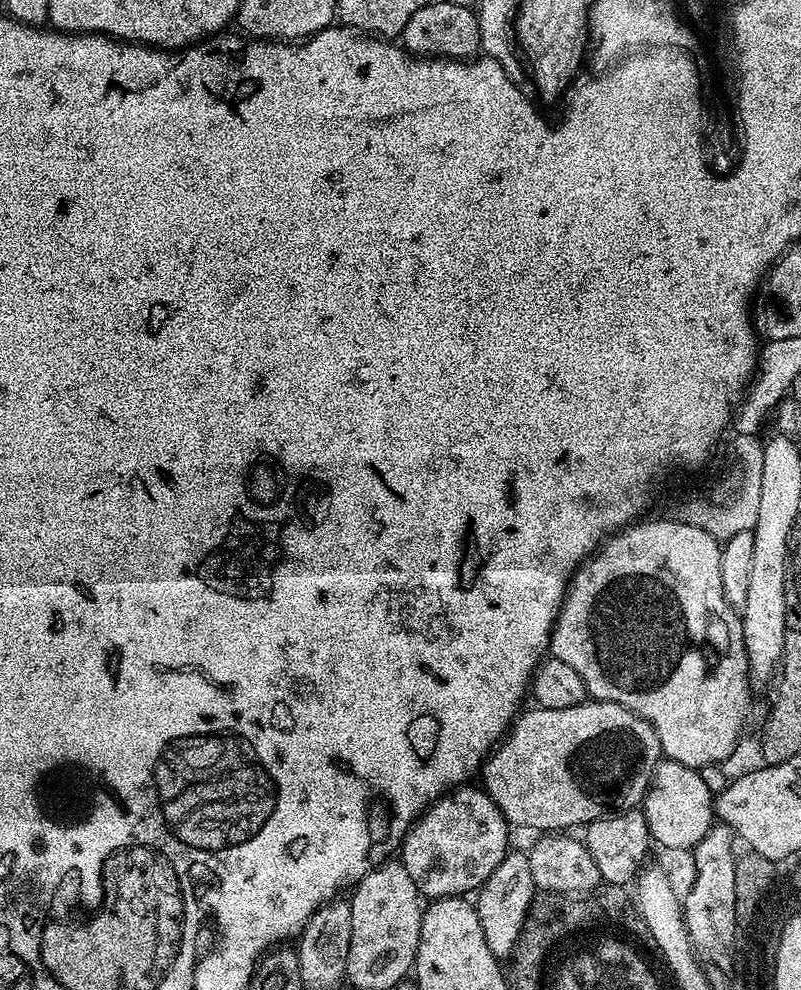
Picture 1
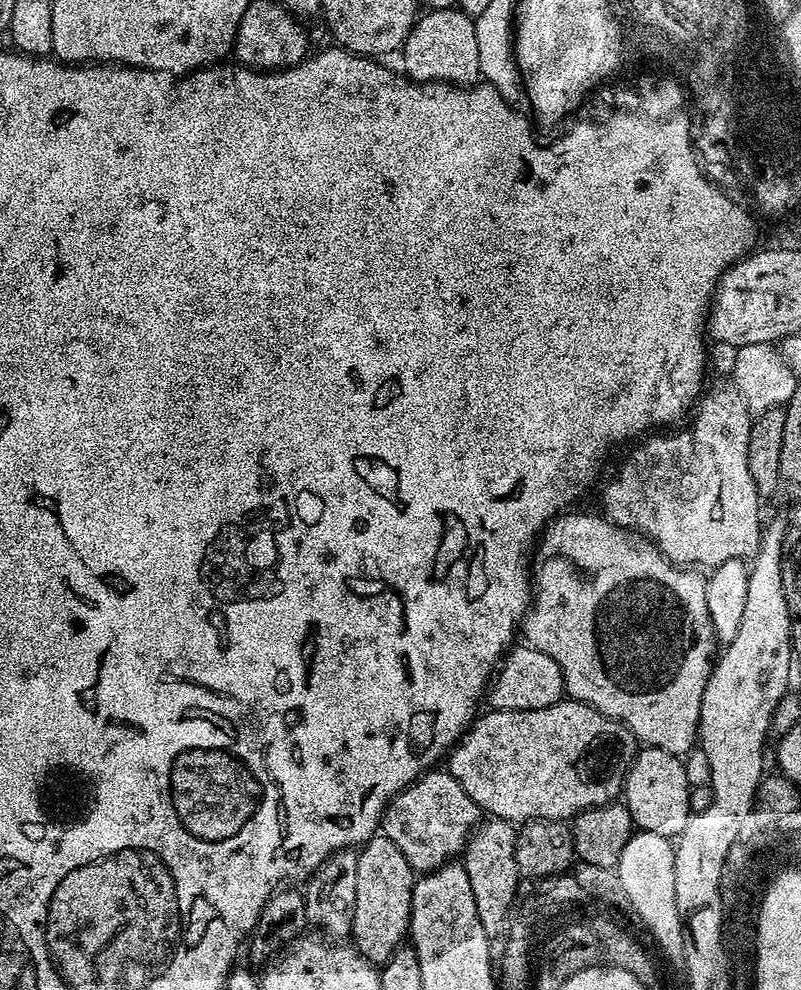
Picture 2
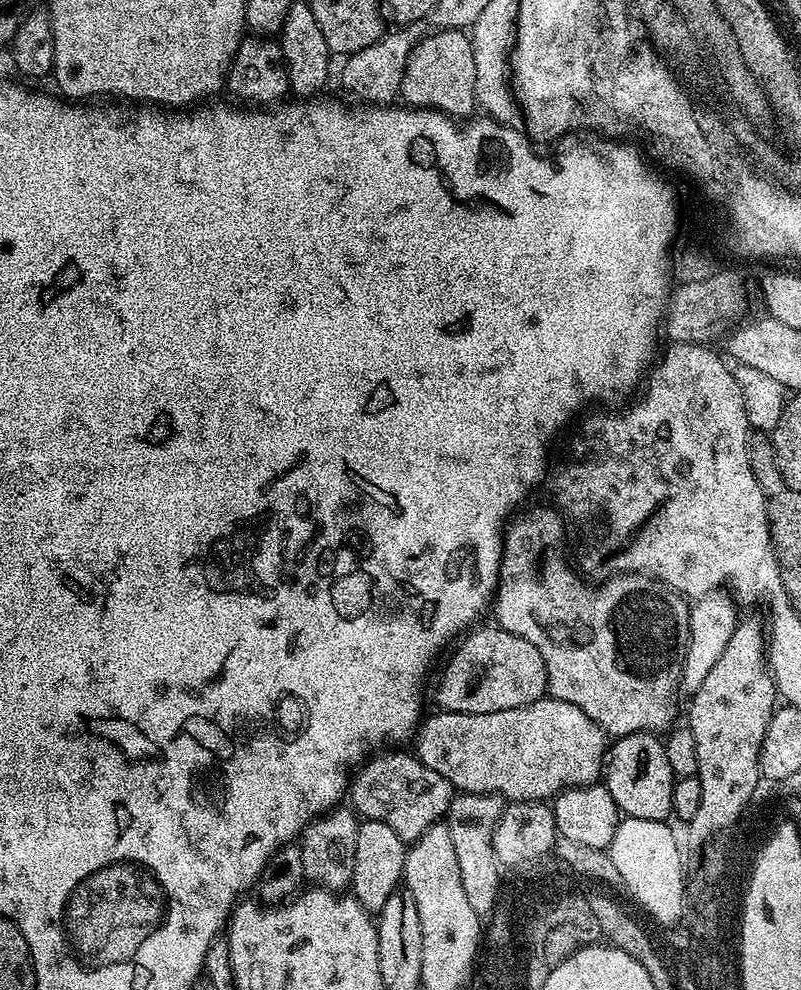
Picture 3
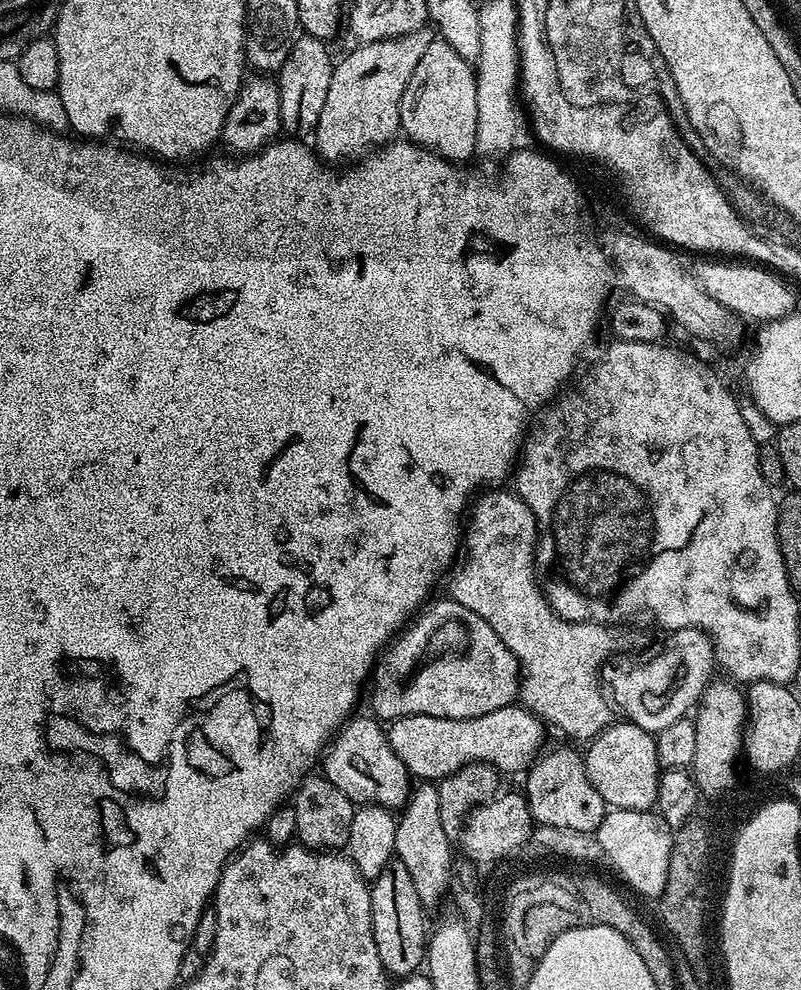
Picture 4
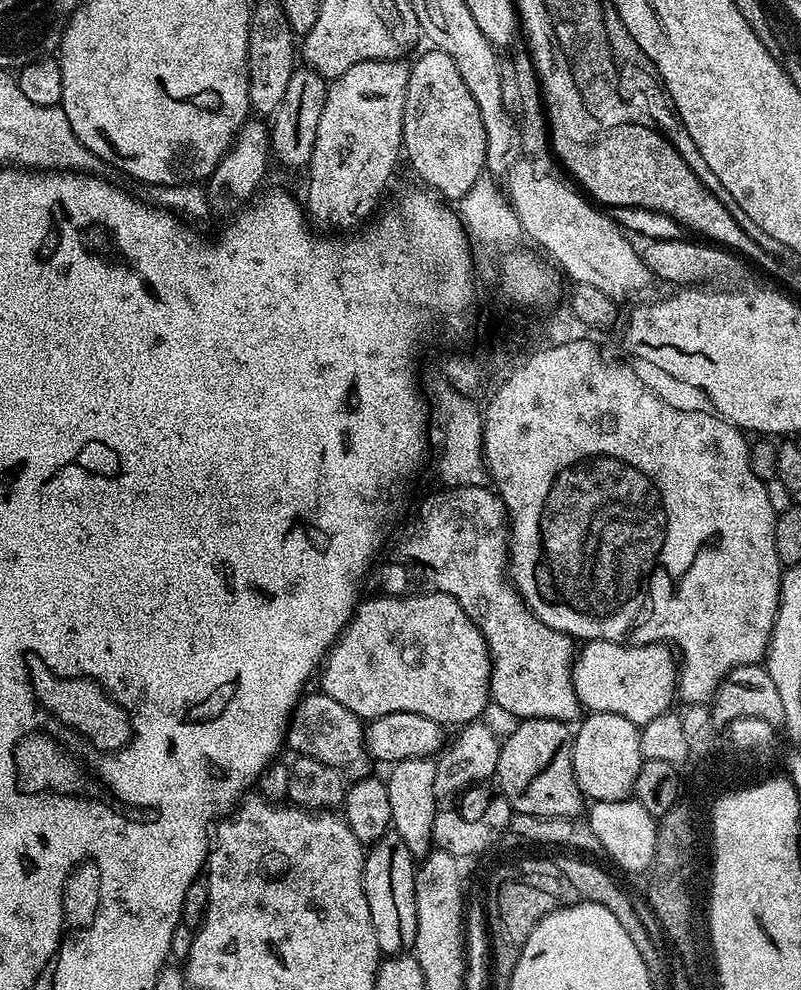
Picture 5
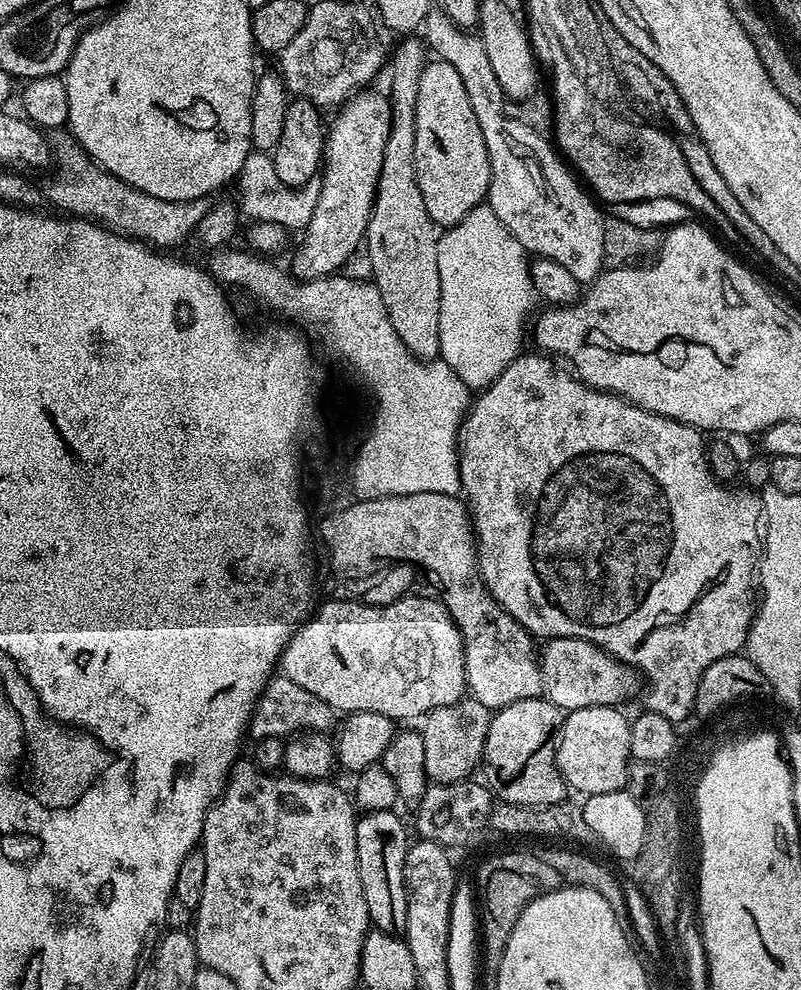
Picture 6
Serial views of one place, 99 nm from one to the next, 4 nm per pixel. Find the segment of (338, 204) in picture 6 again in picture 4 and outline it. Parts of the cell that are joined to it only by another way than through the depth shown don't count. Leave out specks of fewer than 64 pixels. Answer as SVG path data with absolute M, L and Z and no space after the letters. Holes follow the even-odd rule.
M431 27L419 28L393 40L360 44L333 65L329 93L316 123L314 143L317 153L329 163L361 159L385 144L395 141L400 132L400 103L426 46L434 39Z

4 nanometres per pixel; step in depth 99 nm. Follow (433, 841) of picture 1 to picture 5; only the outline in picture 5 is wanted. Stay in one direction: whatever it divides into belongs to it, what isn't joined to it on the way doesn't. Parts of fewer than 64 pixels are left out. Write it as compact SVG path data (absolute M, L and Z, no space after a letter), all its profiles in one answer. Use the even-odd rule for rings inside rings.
M323 691L305 695L296 705L292 719L288 721L287 747L293 748L296 756L313 756L318 762L338 769L345 777L353 781L373 775L373 761L364 745L365 721L355 716L342 702L324 695Z

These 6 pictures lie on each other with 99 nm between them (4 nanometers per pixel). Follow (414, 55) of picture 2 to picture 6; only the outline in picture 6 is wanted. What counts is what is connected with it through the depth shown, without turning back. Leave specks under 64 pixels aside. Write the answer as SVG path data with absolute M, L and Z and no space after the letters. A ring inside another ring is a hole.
M439 58L427 61L418 78L418 102L414 114L414 162L418 190L426 202L426 214L441 229L453 228L466 218L479 204L485 203L490 186L490 158L486 154L486 138L482 138L482 126L470 106L470 97L466 95L466 86L462 86L462 77L450 62Z

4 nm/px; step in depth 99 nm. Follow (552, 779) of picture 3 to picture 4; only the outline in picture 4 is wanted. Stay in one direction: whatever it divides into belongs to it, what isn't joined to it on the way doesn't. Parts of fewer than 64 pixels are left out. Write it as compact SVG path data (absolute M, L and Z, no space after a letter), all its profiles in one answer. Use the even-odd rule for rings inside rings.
M509 706L478 718L461 720L430 718L426 714L398 716L387 725L386 731L394 754L402 758L413 777L424 782L439 782L463 764L490 764L501 774L523 773L545 747L546 728L527 708Z

